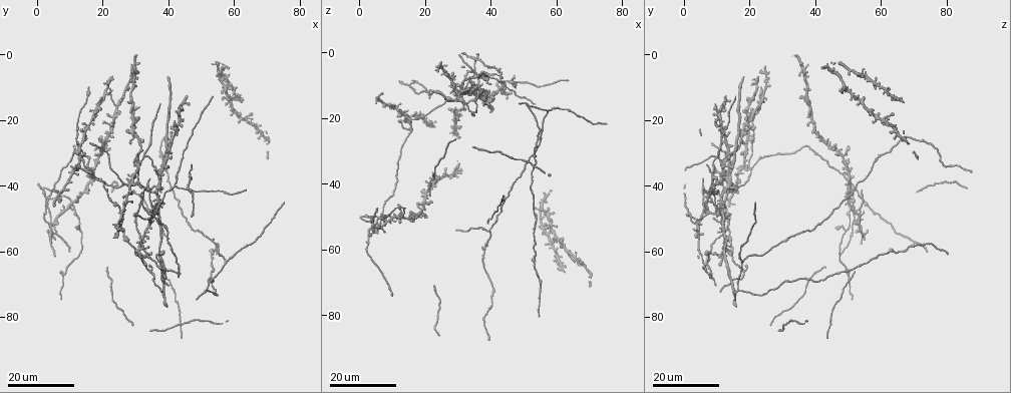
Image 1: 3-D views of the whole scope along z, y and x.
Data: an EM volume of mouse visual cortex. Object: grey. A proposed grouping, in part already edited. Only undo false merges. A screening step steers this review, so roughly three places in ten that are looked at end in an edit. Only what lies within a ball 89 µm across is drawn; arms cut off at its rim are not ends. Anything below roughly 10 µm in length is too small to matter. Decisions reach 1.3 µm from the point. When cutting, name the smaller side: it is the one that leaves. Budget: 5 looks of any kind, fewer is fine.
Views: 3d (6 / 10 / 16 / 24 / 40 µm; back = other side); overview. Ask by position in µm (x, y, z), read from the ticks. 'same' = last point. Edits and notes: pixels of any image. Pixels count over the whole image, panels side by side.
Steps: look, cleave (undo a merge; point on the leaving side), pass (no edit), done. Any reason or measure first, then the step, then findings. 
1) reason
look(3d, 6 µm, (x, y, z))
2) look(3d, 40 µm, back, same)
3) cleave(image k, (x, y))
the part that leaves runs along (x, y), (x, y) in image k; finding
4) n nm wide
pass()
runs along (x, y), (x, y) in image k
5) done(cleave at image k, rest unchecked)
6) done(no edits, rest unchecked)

four-way junction
look(3d, 16 µm, (36.0, 48.0, 7.5))

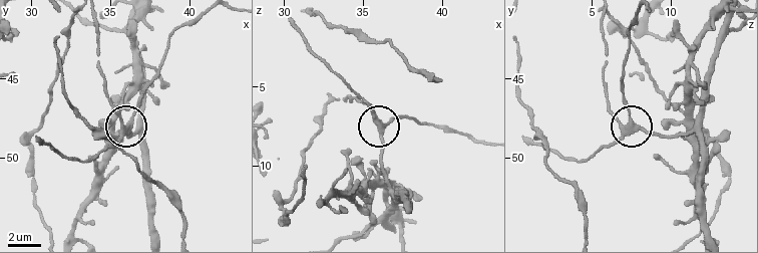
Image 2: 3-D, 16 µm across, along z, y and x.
look(3d, 10 µm, (36.3, 47.8, 7.4))

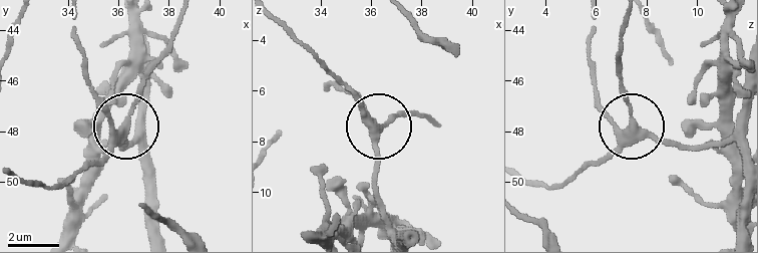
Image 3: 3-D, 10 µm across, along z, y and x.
pass()
runs along (394, 234), (377, 188), (377, 123), (413, 116) in image 3; all the same cell

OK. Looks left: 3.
looks like a crossing
look(3d, 16 µm, (14.0, 32.0, 20.5))

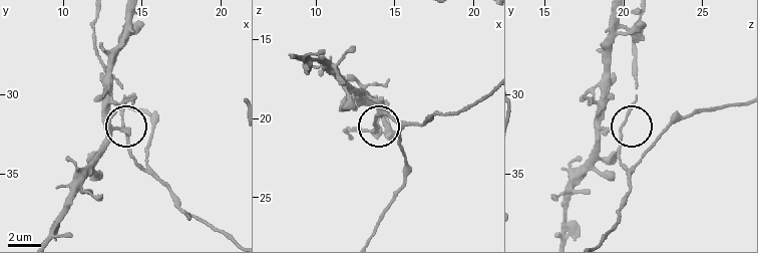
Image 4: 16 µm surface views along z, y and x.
look(3d, 10 µm, (13.9, 32.0, 19.9))

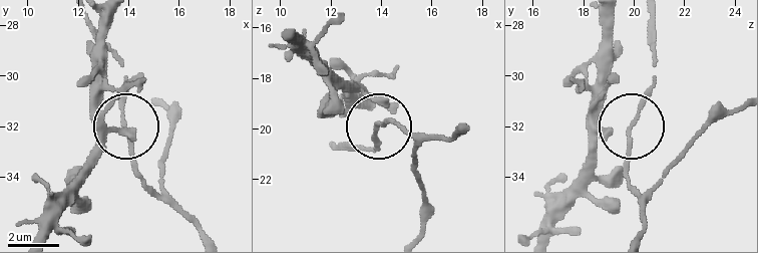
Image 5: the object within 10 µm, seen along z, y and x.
pass()
runs along (636, 236), (643, 204), (630, 172), (630, 127), (656, 76) in image 5; one cell here

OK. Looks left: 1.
done(no edits, rest unchecked)

